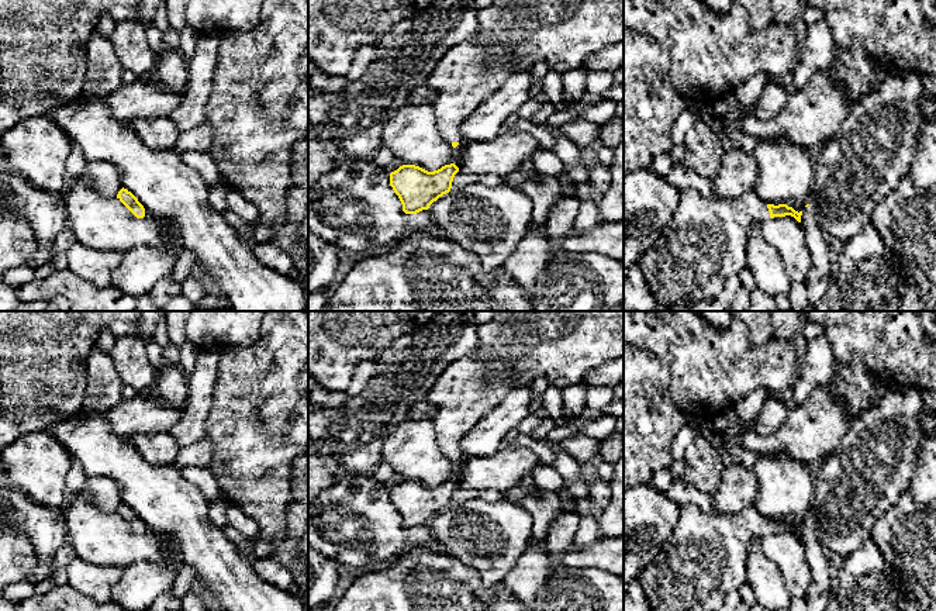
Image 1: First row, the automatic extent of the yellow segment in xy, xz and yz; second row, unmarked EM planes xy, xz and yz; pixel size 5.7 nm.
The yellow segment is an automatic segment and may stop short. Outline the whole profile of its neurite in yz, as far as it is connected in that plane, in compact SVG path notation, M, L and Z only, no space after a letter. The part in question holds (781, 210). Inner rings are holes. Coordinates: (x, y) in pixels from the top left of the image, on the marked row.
M680 190L680 204L659 239L642 252L638 266L657 300L670 307L714 301L725 290L725 282L749 269L747 241L754 222L791 215L801 222L802 211L787 204L766 204L754 190L740 199L708 200L697 190Z

